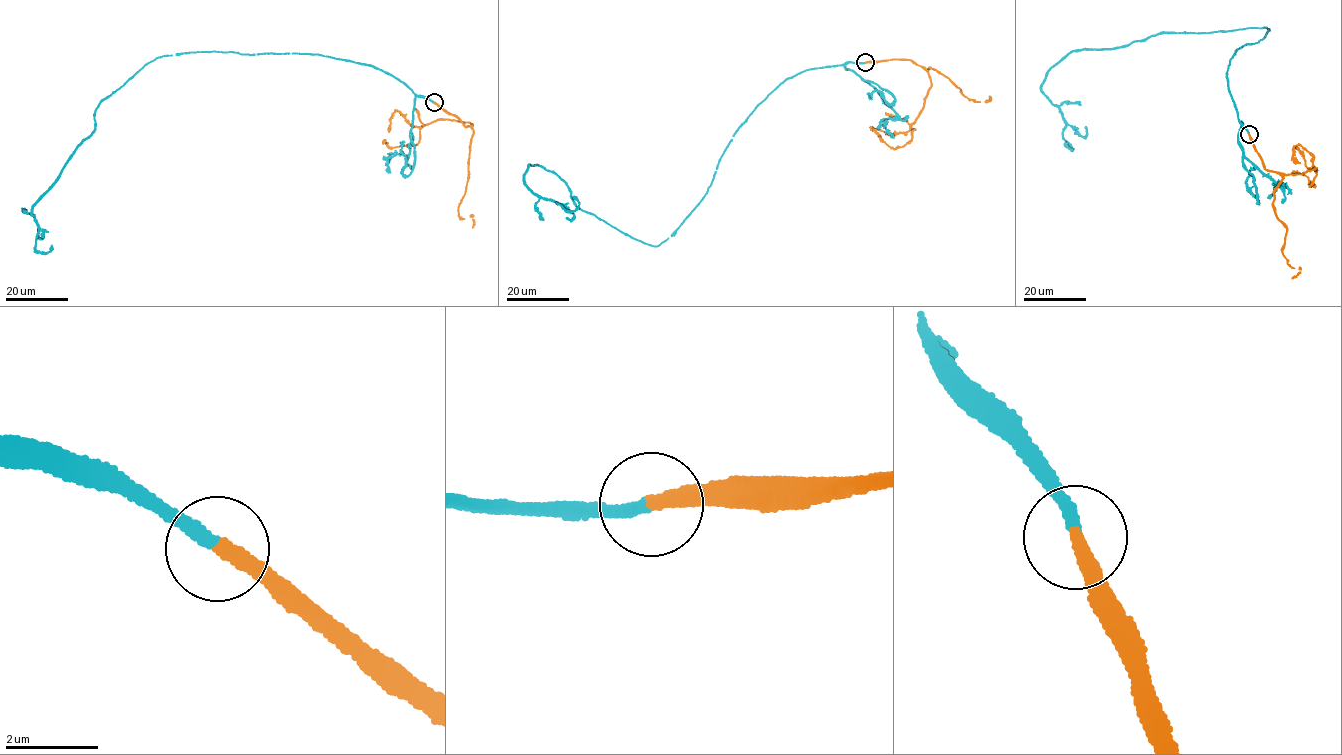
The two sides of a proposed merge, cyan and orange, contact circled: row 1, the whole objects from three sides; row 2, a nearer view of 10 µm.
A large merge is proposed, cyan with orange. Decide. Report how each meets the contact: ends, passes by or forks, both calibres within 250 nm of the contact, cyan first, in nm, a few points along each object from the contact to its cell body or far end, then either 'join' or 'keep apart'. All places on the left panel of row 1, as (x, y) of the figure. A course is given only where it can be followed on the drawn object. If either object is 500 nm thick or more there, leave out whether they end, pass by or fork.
cyan ends; orange ends; calibres 280 and 340 nm; course cyan (434, 102), (370, 65), (320, 55), (155, 58), (100, 102), (94, 130), (33, 207), (36, 250), (51, 244); course orange (434, 102), (466, 126), (472, 125), (439, 119), (420, 129), (417, 143), (391, 148), (385, 142), (382, 144); join

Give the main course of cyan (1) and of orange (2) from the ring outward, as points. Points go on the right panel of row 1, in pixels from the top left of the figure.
1: (1248, 134), (1226, 73), (1265, 27), (1071, 51), (1041, 87), (1071, 150), (1065, 141)
2: (1248, 134), (1266, 169), (1287, 174), (1315, 167), (1316, 173), (1310, 185), (1314, 186), (1301, 174), (1291, 173)

